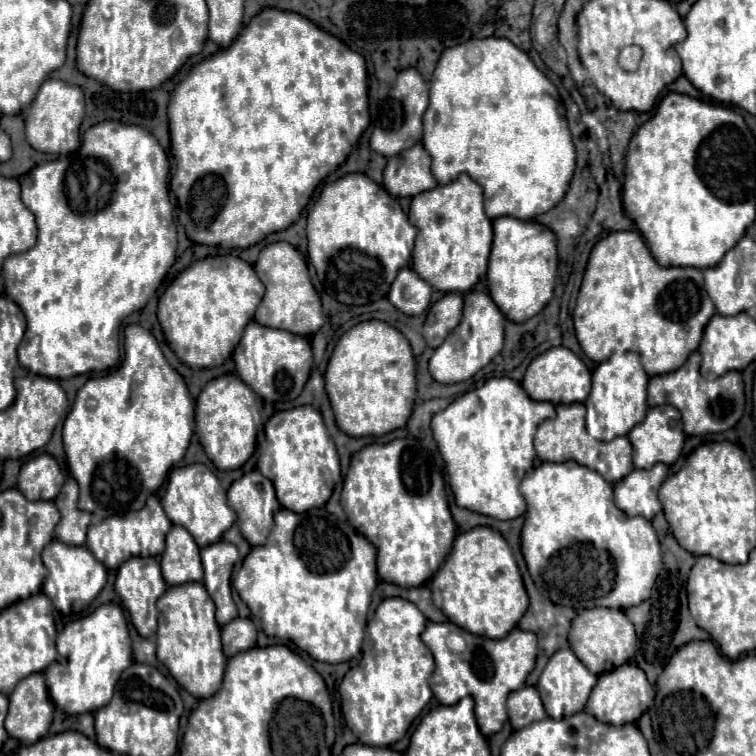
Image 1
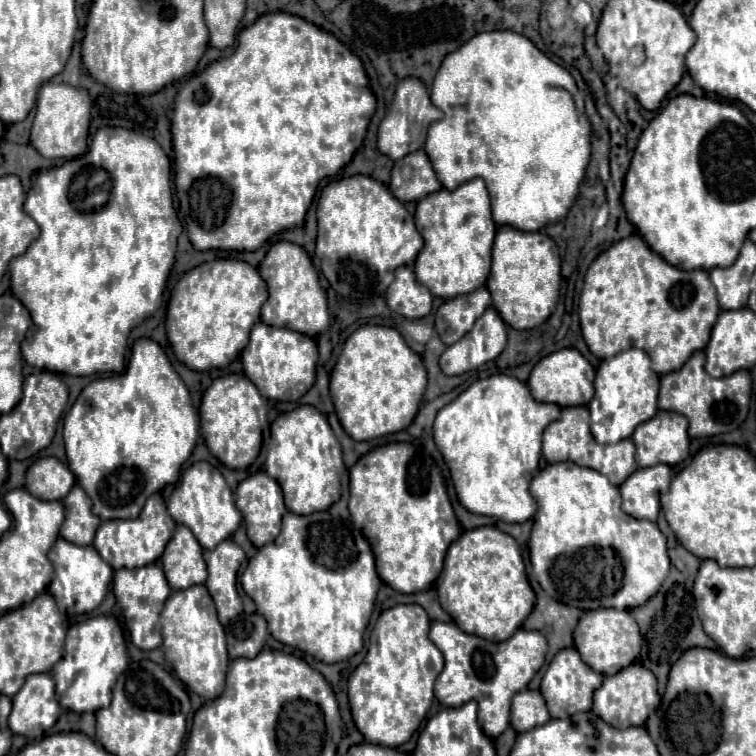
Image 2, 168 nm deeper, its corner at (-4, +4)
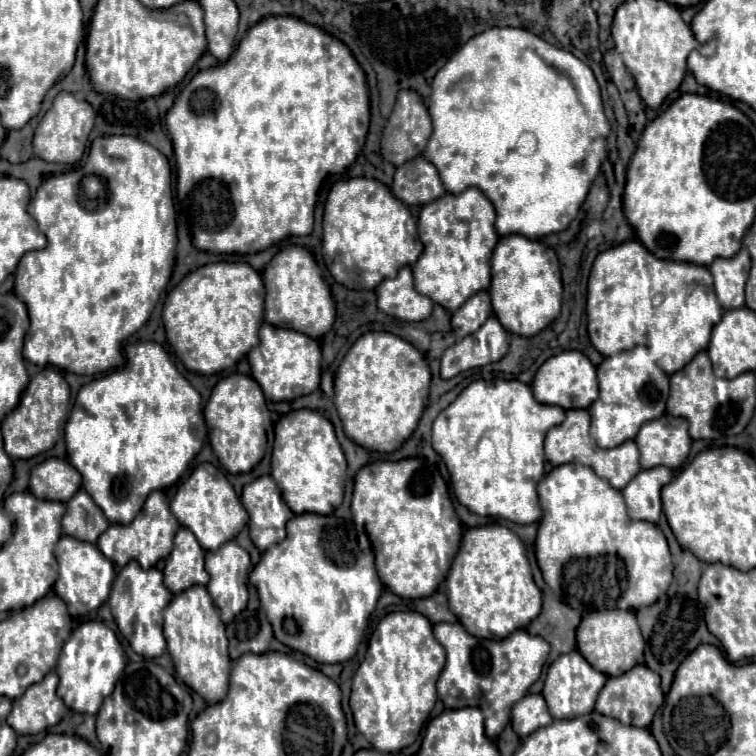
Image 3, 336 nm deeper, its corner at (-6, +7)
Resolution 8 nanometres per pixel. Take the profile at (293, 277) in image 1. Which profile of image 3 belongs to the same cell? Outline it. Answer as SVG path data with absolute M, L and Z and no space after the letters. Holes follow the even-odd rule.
M287 247L279 251L263 269L265 281L265 321L277 327L297 329L313 339L323 337L335 321L335 303L321 277L321 269L315 259L303 247Z

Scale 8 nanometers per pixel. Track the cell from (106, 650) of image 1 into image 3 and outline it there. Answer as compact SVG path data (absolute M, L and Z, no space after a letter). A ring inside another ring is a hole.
M85 621L71 633L59 655L57 695L65 701L69 709L95 715L103 699L111 695L115 683L123 677L124 669L125 655L121 643L117 641L117 635L101 621Z

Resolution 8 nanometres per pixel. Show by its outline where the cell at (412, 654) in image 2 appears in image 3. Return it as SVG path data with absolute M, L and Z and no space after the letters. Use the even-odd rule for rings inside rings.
M393 611L372 633L367 659L353 675L351 711L355 727L381 753L399 753L411 745L435 701L435 683L445 667L445 649L433 639L431 621L417 611Z

